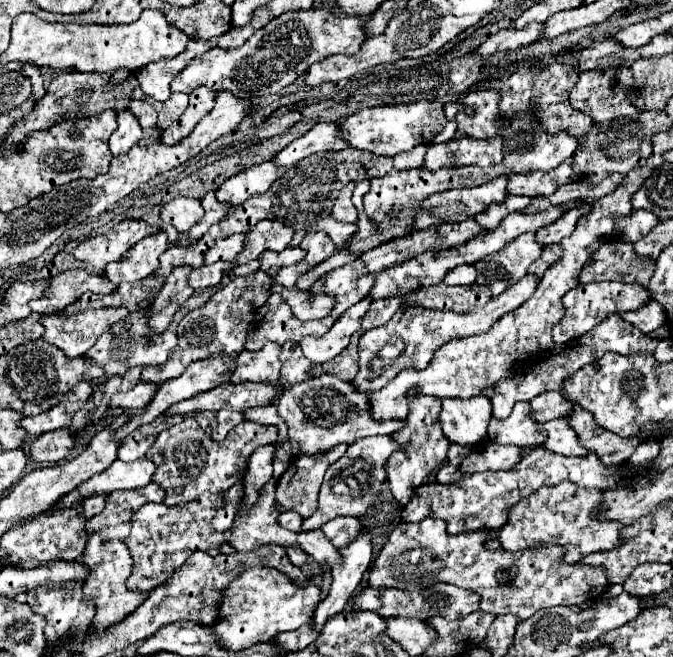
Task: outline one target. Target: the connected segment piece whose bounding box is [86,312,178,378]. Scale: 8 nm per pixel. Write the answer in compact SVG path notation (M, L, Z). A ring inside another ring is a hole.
M134 312L134 314L130 314L126 318L124 324L112 326L114 332L102 336L94 344L94 348L90 348L90 352L86 352L86 356L92 358L96 364L100 364L104 368L104 372L108 374L106 378L110 378L114 374L124 374L130 366L150 366L150 364L156 366L156 364L164 364L172 356L172 352L174 352L174 348L178 344L176 342L176 326L178 324L172 322L166 328L164 334L154 334L154 332L150 332L150 328L146 328L142 312ZM144 336L148 336L148 342L142 340Z

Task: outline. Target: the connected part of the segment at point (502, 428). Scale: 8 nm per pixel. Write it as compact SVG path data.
M518 402L512 410L512 414L504 420L492 418L488 426L488 438L498 444L514 444L518 448L532 448L536 444L542 444L542 432L538 432L538 422L530 416L530 402Z

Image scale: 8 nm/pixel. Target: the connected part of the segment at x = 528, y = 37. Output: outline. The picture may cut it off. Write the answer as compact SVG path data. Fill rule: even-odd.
M536 22L528 24L522 30L514 30L514 28L500 30L498 34L490 36L482 46L478 46L474 50L474 54L478 54L478 56L492 56L492 54L498 54L498 52L518 50L522 46L528 46L530 42L536 42L542 30L544 30L544 26L536 24Z

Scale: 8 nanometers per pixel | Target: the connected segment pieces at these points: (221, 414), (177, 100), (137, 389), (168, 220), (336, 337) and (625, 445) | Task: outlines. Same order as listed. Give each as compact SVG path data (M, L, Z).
M218 410L216 412L216 440L222 440L236 424L244 420L244 414L238 410Z
M174 92L164 104L158 106L158 126L162 130L168 128L174 120L178 120L178 116L186 110L186 106L188 106L188 96Z
M140 380L132 390L128 390L128 392L120 392L120 394L116 394L116 396L112 396L112 400L110 400L110 406L112 408L116 408L116 406L120 406L120 408L144 408L154 396L156 396L156 390L158 390L160 386L156 386L156 384L150 384L150 382L144 382L144 380Z
M176 198L162 206L160 218L164 224L170 224L178 230L178 234L190 232L194 224L204 216L204 208L196 198Z
M366 296L364 300L360 300L358 304L348 308L348 312L340 320L334 322L330 332L326 332L322 336L306 336L300 342L304 356L310 362L318 362L318 364L336 358L348 346L350 336L360 328L360 318L370 308L370 302L372 300Z
M580 410L570 414L570 426L578 432L578 440L584 448L588 448L590 452L598 454L600 460L604 460L606 464L622 464L626 462L634 450L638 448L638 444L642 440L638 438L620 438L618 434L608 432L606 428L598 426L594 416L590 416L590 412Z

